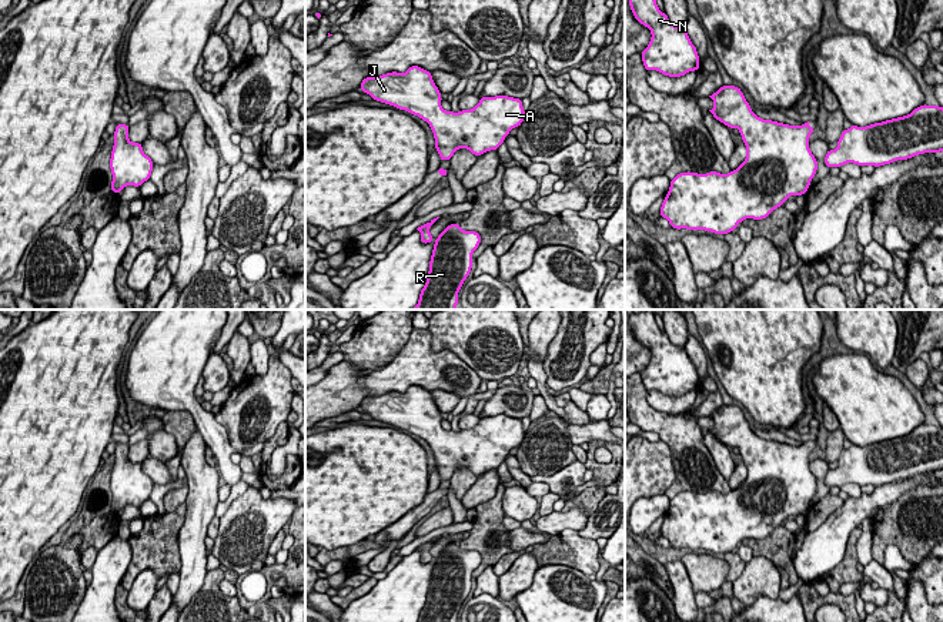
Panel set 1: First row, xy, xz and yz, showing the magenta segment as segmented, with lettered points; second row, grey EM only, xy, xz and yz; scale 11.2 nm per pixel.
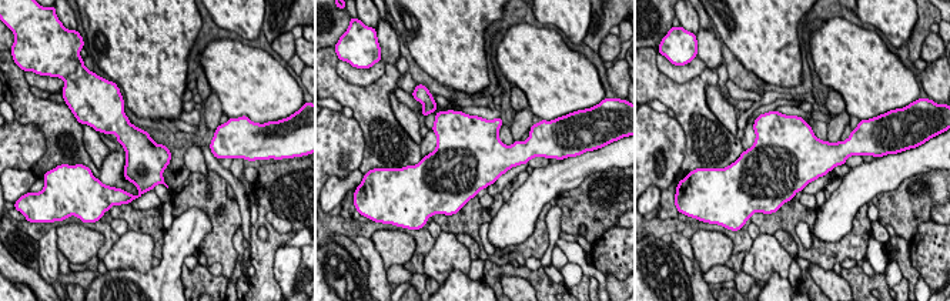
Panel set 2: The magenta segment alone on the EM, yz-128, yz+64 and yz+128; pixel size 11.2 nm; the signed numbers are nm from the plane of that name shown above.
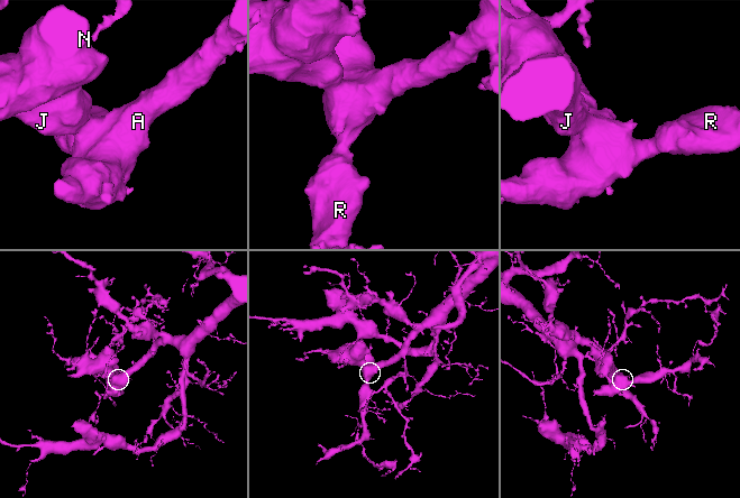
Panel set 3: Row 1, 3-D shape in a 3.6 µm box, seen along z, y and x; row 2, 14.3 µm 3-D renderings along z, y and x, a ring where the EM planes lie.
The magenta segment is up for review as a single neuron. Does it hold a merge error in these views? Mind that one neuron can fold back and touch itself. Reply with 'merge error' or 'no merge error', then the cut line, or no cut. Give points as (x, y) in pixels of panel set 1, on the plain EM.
no merge error | no cut

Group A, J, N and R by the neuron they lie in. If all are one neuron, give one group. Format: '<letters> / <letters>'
A J N R

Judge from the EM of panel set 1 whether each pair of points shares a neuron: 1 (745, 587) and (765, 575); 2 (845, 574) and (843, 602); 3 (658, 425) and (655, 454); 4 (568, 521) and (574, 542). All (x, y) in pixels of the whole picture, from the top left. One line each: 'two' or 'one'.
1: one
2: two
3: two
4: two

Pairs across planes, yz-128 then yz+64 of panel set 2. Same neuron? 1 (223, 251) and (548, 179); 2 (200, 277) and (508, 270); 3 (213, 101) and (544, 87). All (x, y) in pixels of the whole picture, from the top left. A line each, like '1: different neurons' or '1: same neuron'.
1: different neurons
2: same neuron
3: different neurons

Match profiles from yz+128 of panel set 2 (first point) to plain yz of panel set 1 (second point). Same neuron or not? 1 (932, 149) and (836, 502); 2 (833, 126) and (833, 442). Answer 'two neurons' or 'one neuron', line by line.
1: two neurons
2: one neuron

